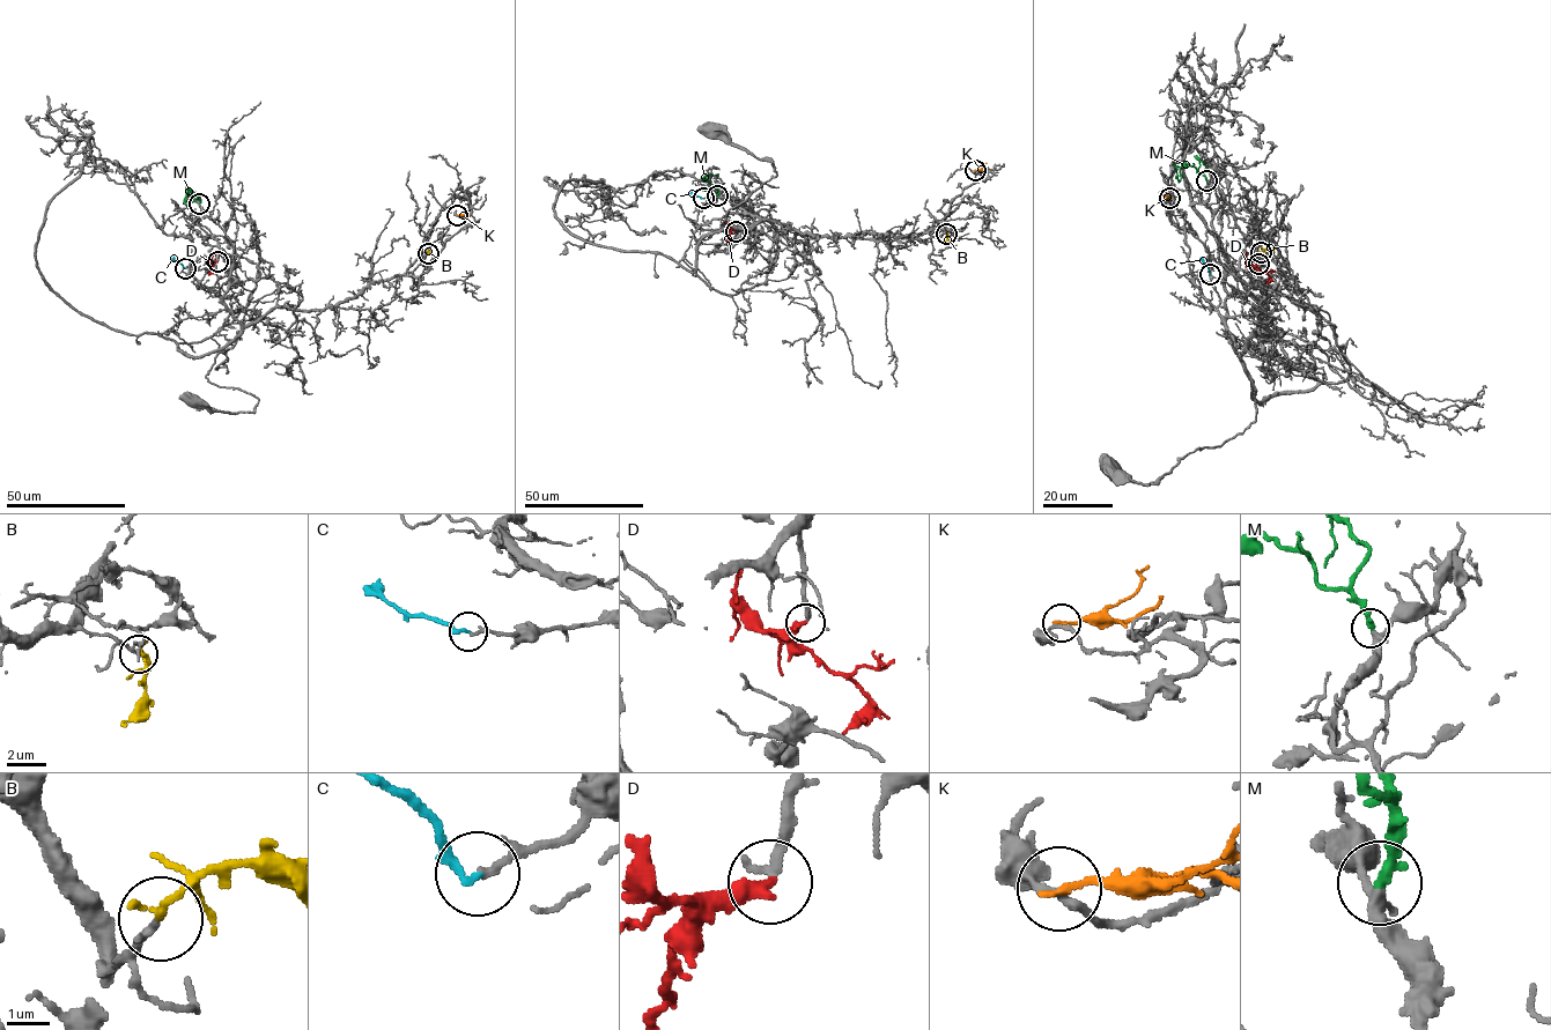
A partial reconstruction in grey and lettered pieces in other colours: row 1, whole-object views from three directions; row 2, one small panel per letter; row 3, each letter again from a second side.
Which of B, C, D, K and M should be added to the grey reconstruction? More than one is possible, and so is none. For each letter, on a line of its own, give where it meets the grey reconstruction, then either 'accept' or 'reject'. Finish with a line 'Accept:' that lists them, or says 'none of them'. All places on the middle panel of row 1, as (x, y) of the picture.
B: contact (946, 234); accept
C: contact (703, 198); reject
D: contact (736, 231); accept
K: contact (975, 170); reject
M: contact (717, 195); accept
Accept: B, D, M

